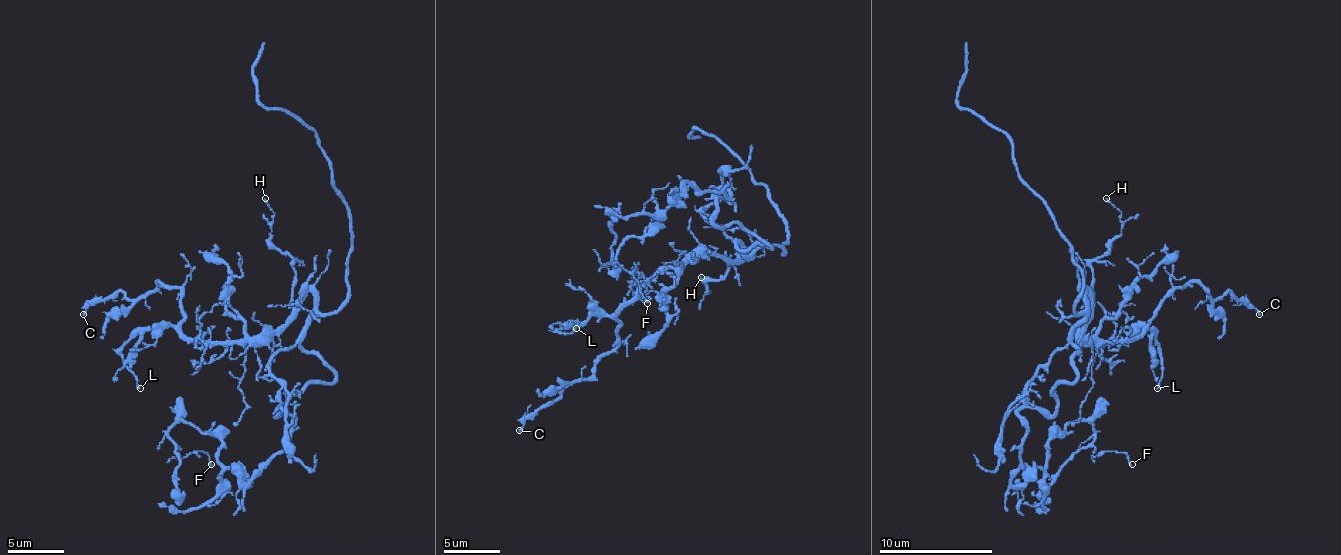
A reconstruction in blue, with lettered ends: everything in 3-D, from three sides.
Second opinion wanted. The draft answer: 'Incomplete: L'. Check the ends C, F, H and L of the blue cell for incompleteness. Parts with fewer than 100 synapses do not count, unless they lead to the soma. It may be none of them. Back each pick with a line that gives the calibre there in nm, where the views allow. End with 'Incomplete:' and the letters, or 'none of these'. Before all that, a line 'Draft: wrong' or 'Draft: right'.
Draft: wrong
Incomplete: none of these

